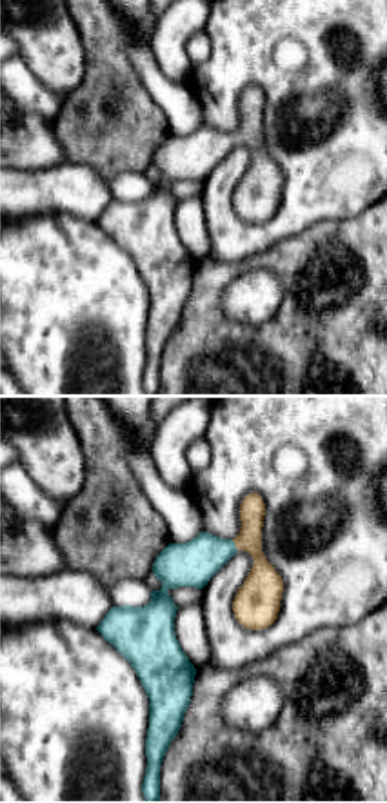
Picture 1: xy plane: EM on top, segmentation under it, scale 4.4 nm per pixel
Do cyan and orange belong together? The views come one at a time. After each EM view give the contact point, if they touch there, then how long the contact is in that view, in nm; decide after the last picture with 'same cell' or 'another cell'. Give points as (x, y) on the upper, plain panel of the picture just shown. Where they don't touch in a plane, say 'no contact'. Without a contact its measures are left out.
meets cyan at (235, 138); contact 60 nm long

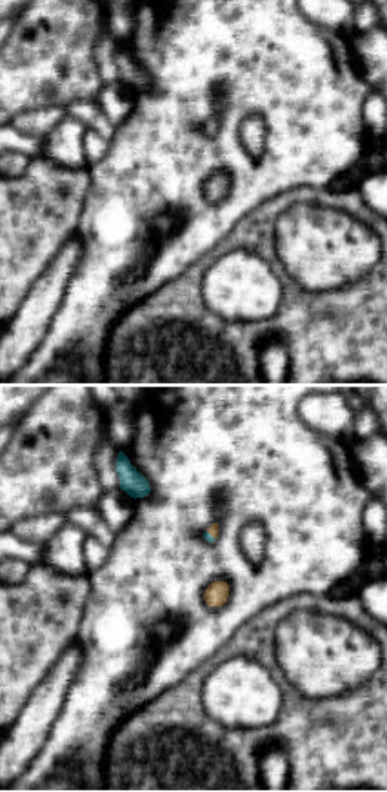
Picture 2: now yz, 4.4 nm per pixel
meets cyan at (209, 128); contact 50 nm long

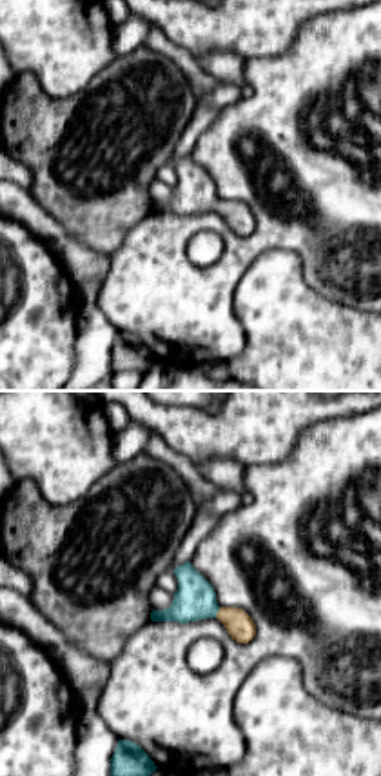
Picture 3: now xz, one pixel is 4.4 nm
meets cyan at (216, 206); contact 50 nm long

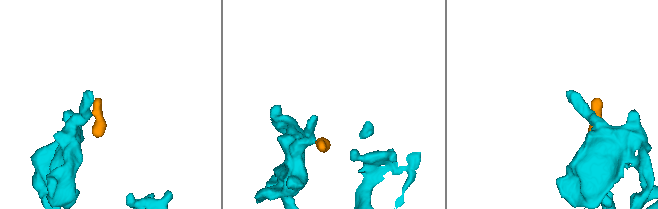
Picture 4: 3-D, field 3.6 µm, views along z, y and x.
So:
same cell

